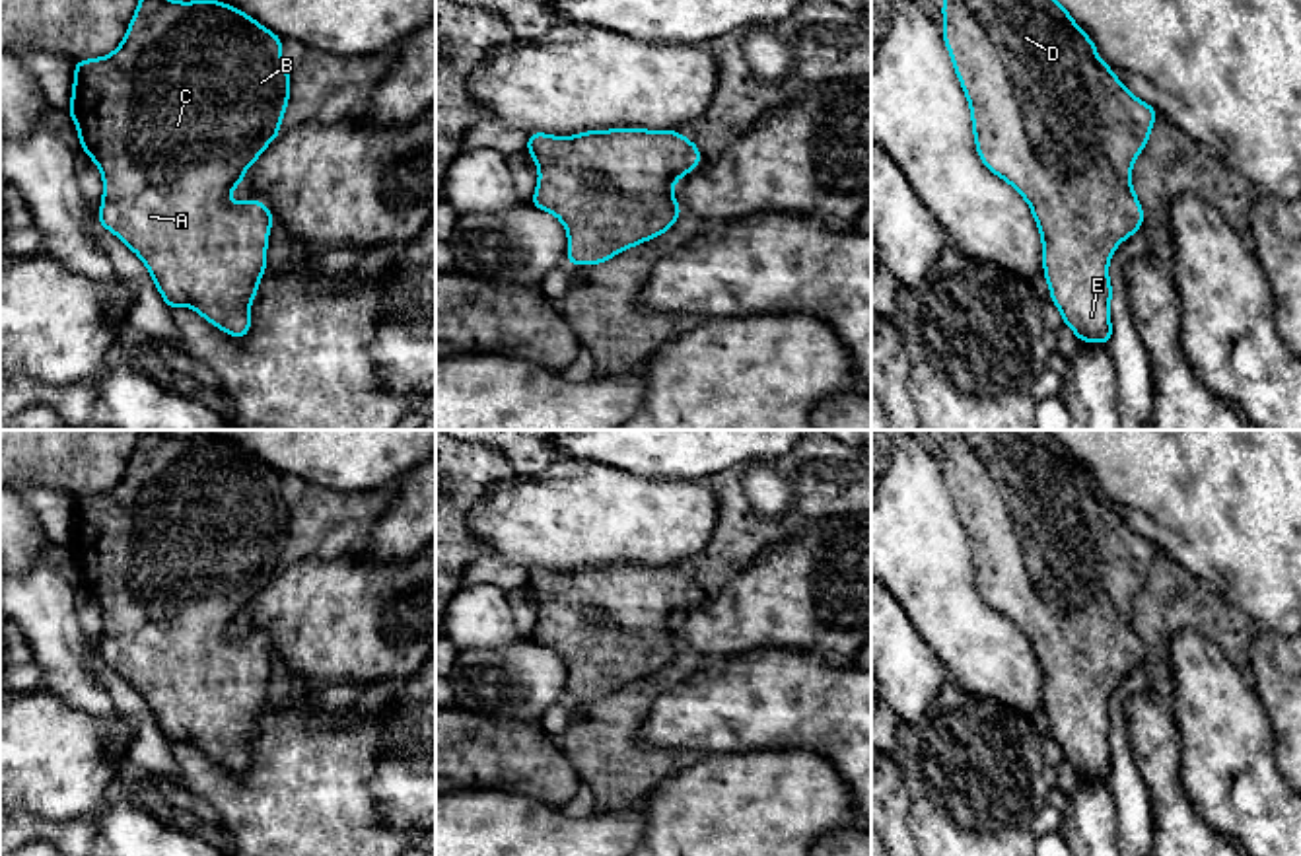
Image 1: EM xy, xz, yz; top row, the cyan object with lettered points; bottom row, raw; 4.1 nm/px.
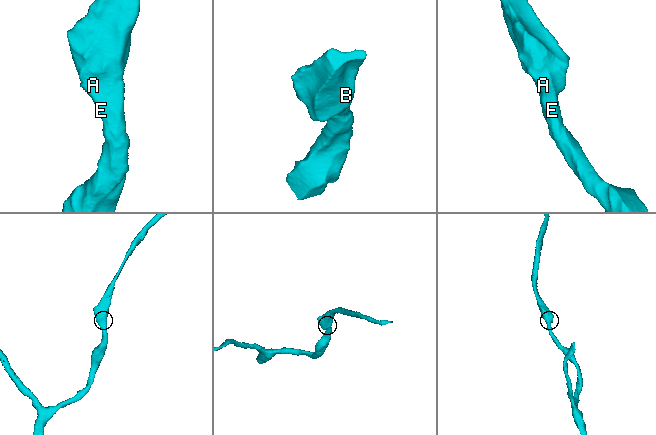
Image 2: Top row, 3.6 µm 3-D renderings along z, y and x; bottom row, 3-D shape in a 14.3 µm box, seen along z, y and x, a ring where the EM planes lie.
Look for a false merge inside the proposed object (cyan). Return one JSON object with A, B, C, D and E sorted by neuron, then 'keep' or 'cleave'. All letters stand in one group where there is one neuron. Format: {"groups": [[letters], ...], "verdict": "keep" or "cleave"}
{"groups": [["A", "B", "C", "D", "E"]], "verdict": "keep"}

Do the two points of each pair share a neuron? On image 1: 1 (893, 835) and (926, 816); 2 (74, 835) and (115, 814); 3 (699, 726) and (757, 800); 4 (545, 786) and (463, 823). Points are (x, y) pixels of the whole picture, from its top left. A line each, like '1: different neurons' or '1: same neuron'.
1: different neurons
2: different neurons
3: different neurons
4: different neurons

